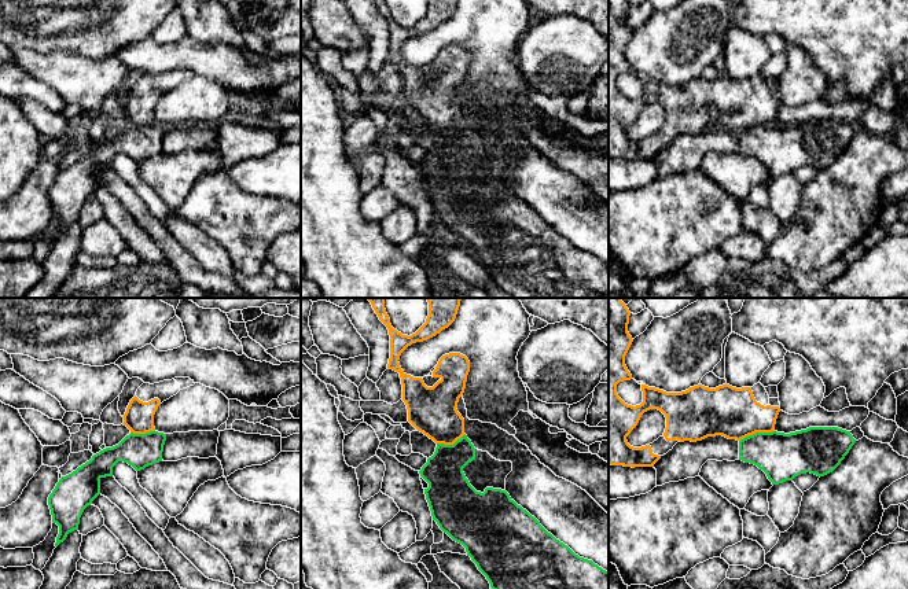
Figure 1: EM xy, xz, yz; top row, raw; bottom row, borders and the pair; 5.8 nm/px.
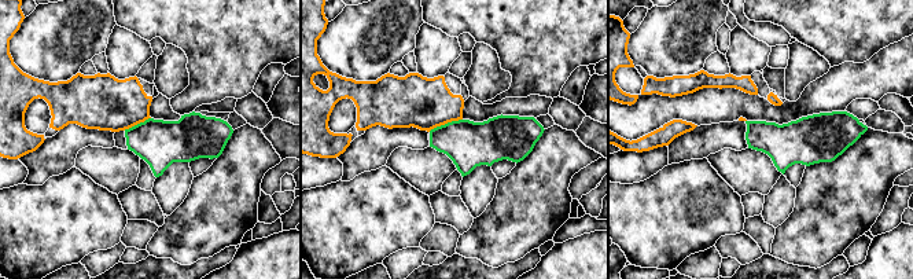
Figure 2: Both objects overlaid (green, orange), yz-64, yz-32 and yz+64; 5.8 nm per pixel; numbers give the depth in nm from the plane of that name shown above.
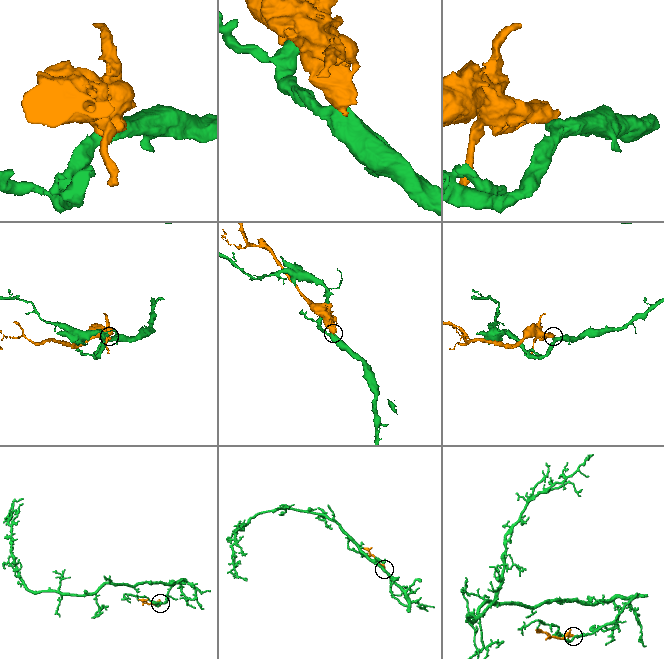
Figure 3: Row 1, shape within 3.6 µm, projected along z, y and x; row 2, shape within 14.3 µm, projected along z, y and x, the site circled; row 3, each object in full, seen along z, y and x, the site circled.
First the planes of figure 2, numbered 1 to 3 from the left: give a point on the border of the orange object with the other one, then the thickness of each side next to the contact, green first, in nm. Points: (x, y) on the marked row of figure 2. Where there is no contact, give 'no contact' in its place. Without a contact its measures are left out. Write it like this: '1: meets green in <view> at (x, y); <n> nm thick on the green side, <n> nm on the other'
1: meets green in yz-64 at (137, 124); 280 nm thick on the green side, 320 nm on the other
2: meets green in yz-32 at (445, 124); 280 nm thick on the green side, 300 nm on the other
3: no contact

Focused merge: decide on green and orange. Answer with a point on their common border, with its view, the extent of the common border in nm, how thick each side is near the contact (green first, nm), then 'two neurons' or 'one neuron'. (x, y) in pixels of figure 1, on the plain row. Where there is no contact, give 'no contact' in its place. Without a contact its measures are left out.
yz (756, 125) | 220 nm | 280/300 nm | two neurons

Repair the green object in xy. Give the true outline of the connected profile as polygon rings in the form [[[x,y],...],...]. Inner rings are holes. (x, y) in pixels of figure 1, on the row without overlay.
[[[150,124],[126,128],[118,137],[93,147],[89,154],[71,166],[62,169],[48,189],[52,216],[59,218],[55,239],[69,225],[78,222],[84,202],[100,187],[100,172],[113,169],[118,154],[128,155],[136,163],[162,154],[166,126]]]

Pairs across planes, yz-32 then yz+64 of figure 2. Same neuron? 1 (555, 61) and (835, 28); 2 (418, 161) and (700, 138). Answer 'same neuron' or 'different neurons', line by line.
1: same neuron
2: different neurons

